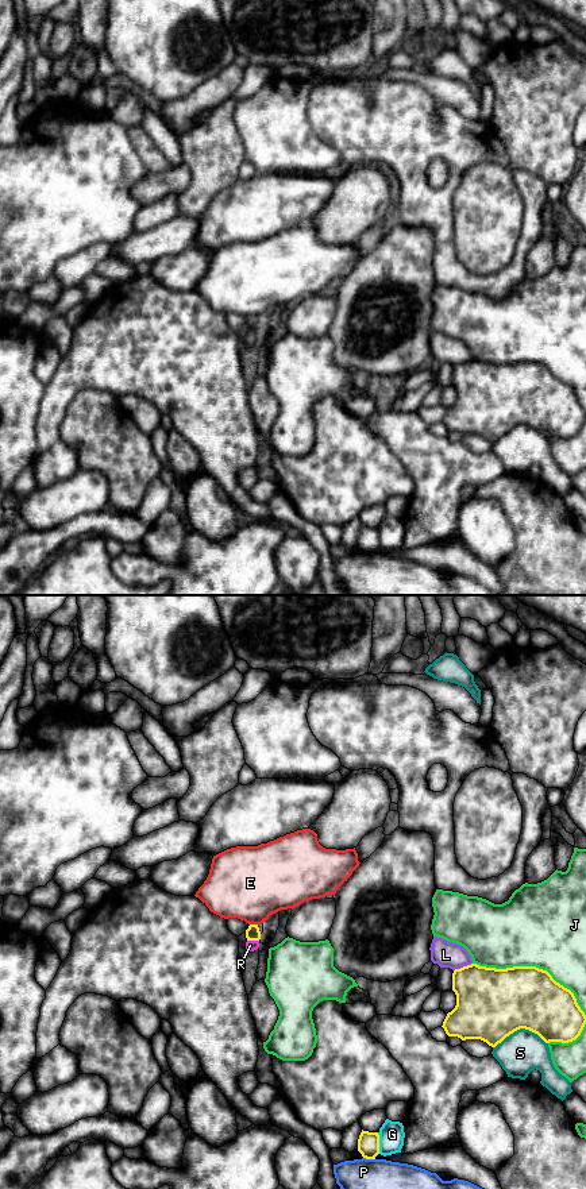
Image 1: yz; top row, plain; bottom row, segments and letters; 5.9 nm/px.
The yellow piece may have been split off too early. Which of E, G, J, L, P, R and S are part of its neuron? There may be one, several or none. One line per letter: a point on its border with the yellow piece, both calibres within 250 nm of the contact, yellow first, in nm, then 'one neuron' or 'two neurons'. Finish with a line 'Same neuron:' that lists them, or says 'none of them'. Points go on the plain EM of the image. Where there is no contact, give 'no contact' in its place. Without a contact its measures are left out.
E: yz (254, 320) | 90/440 nm | two neurons
G: yz (378, 539) | 130/150 nm | two neurons
J: yz (534, 362) | 380/500 nm | two neurons
L: yz (463, 362) | 380/160 nm | two neurons
P: yz (369, 554) | 130/420 nm | two neurons
R: yz (253, 335) | 90/60 nm | one neuron
S: yz (520, 423) | 420/260 nm | two neurons
Same neuron: R

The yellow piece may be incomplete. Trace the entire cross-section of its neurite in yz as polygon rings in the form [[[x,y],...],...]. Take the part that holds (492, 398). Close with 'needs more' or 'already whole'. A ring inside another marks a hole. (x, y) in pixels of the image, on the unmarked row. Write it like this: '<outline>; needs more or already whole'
[[[471,359],[452,368],[455,404],[447,409],[443,424],[448,432],[462,436],[481,435],[496,443],[520,424],[537,429],[545,439],[575,436],[585,420],[586,410],[574,389],[556,378],[552,371],[536,362],[496,364]]]; already whole

